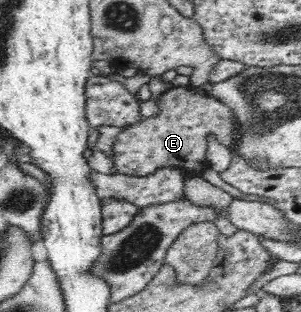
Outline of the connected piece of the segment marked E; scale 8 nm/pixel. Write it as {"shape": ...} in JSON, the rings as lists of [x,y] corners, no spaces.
{"shape":[[[195,86],[173,87],[160,98],[161,112],[155,118],[149,118],[141,124],[124,127],[115,138],[111,147],[112,160],[120,174],[145,177],[154,174],[163,168],[183,169],[191,181],[198,181],[198,175],[209,167],[205,158],[205,147],[210,135],[215,135],[219,143],[233,152],[233,146],[238,140],[234,113],[216,97],[216,94],[207,95]]]}

